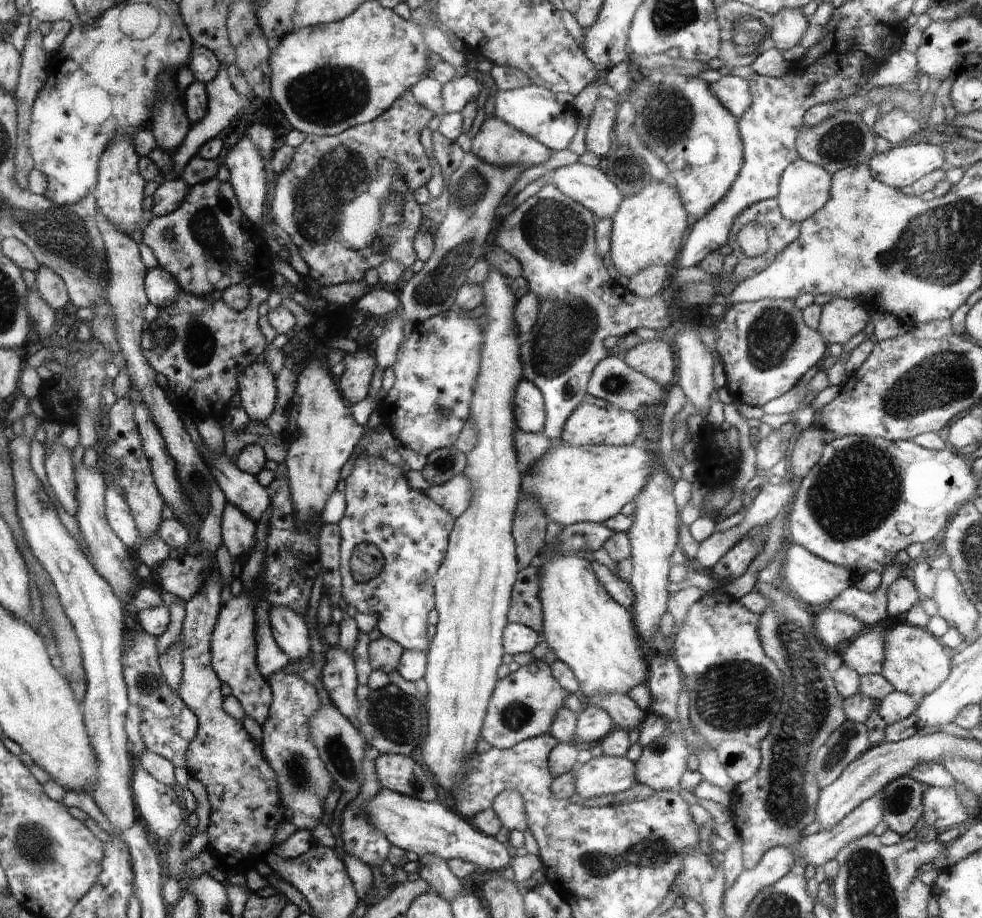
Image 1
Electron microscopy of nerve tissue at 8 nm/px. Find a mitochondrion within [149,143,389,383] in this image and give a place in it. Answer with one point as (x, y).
(204, 227)

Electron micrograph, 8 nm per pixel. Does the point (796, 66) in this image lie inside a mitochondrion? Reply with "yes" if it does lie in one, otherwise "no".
no

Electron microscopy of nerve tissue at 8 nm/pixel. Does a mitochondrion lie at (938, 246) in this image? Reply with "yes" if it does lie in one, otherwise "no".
yes

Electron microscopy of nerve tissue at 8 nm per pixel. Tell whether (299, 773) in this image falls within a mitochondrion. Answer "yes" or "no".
yes

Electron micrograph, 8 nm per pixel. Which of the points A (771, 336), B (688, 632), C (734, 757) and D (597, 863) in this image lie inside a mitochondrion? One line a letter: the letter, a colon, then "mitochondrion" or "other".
A: mitochondrion
B: other
C: mitochondrion
D: mitochondrion

